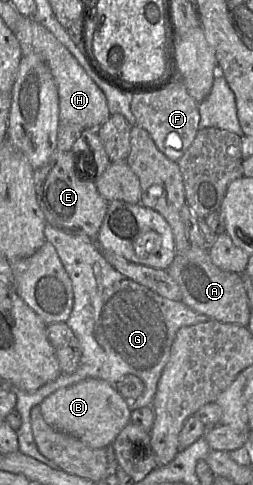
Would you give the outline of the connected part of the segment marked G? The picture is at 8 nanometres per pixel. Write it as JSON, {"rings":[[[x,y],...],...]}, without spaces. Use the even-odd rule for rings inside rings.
{"rings":[[[51,224],[45,226],[46,241],[52,243],[56,248],[61,262],[67,271],[73,286],[74,304],[70,317],[66,324],[74,332],[82,350],[81,362],[78,369],[72,374],[61,374],[56,380],[49,382],[35,391],[17,390],[16,409],[21,416],[21,426],[16,431],[19,444],[19,452],[31,457],[53,469],[59,467],[38,450],[31,428],[31,409],[48,397],[53,392],[72,386],[85,379],[97,378],[104,380],[116,388],[117,383],[128,374],[139,377],[144,383],[144,391],[130,403],[131,410],[152,406],[159,379],[164,367],[169,361],[171,346],[178,330],[184,326],[207,322],[210,318],[199,314],[186,306],[182,301],[174,301],[165,298],[142,284],[126,277],[117,271],[104,257],[100,247],[94,238],[84,234],[75,234],[64,231]]]}

